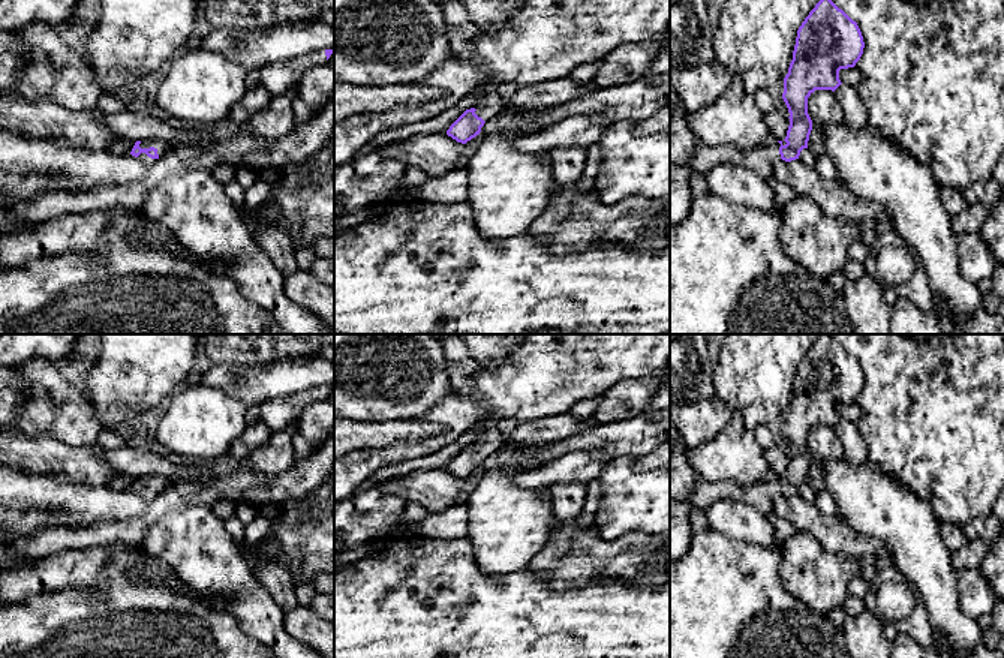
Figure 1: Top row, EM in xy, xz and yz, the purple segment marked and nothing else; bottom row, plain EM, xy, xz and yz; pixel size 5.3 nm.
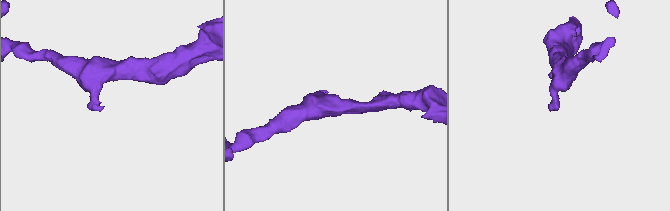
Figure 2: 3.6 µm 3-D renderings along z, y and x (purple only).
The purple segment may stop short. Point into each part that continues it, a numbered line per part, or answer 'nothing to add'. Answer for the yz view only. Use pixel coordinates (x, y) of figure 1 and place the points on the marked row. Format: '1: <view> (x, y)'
1: yz (760, 159)

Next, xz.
1: xz (489, 104)

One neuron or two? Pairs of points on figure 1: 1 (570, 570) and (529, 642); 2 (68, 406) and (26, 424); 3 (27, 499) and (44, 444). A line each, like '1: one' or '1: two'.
1: two
2: one
3: two

